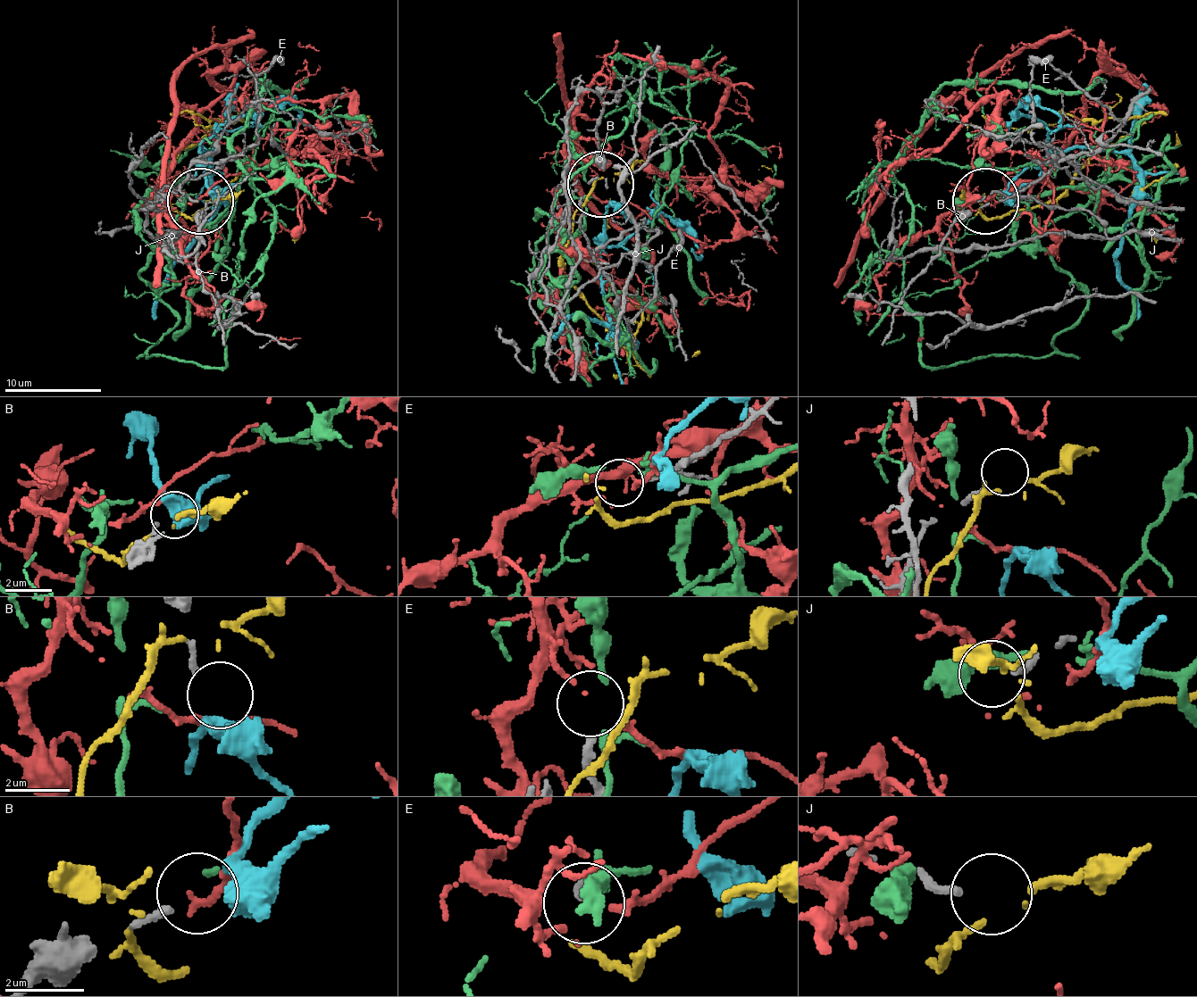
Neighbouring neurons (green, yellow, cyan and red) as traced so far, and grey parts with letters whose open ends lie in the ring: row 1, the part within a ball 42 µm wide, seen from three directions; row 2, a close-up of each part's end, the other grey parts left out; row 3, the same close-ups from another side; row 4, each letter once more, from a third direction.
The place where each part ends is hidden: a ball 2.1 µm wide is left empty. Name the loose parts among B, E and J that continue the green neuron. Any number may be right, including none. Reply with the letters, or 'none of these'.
none of these

